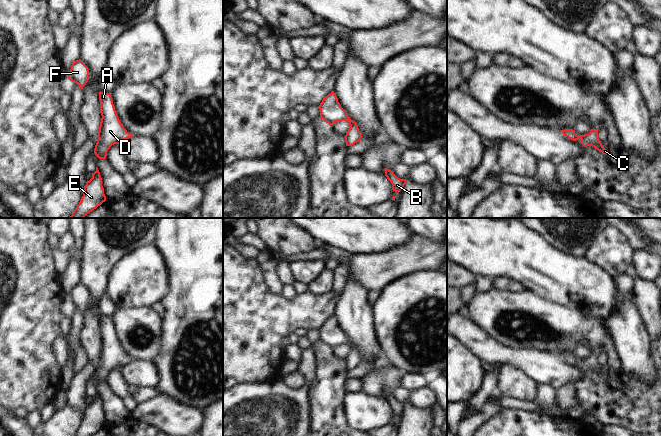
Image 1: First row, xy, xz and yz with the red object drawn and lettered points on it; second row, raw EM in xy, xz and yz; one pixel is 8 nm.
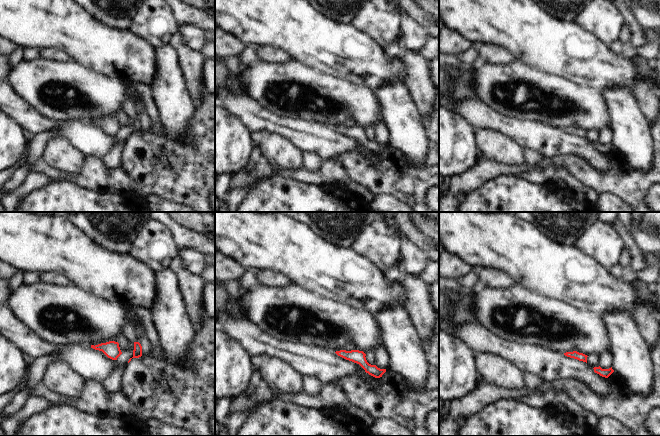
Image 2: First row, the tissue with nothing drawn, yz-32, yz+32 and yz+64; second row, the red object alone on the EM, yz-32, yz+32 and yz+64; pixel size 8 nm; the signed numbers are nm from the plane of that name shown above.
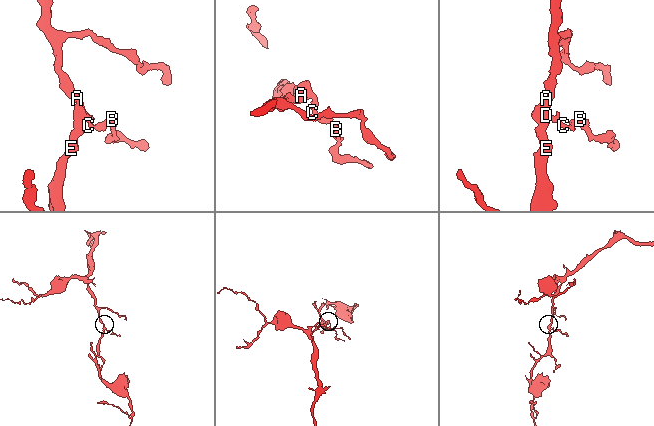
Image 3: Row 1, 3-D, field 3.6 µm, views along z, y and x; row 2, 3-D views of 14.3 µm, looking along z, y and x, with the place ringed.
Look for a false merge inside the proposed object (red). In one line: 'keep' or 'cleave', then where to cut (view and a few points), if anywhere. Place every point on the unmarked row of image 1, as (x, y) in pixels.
keep; no cut

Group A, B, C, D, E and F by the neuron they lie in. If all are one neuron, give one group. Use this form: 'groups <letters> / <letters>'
groups A B C D E F

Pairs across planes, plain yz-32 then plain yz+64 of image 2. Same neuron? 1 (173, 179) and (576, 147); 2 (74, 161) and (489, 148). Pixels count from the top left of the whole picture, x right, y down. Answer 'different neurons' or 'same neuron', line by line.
1: different neurons
2: same neuron

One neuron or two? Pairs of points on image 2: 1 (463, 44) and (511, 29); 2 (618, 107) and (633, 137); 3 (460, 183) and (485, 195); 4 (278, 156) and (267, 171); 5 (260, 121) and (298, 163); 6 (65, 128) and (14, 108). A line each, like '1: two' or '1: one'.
1: two
2: one
3: two
4: two
5: two
6: one

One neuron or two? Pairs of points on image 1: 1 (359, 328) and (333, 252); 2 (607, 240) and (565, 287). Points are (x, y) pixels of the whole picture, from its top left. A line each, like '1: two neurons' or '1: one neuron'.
1: two neurons
2: two neurons

